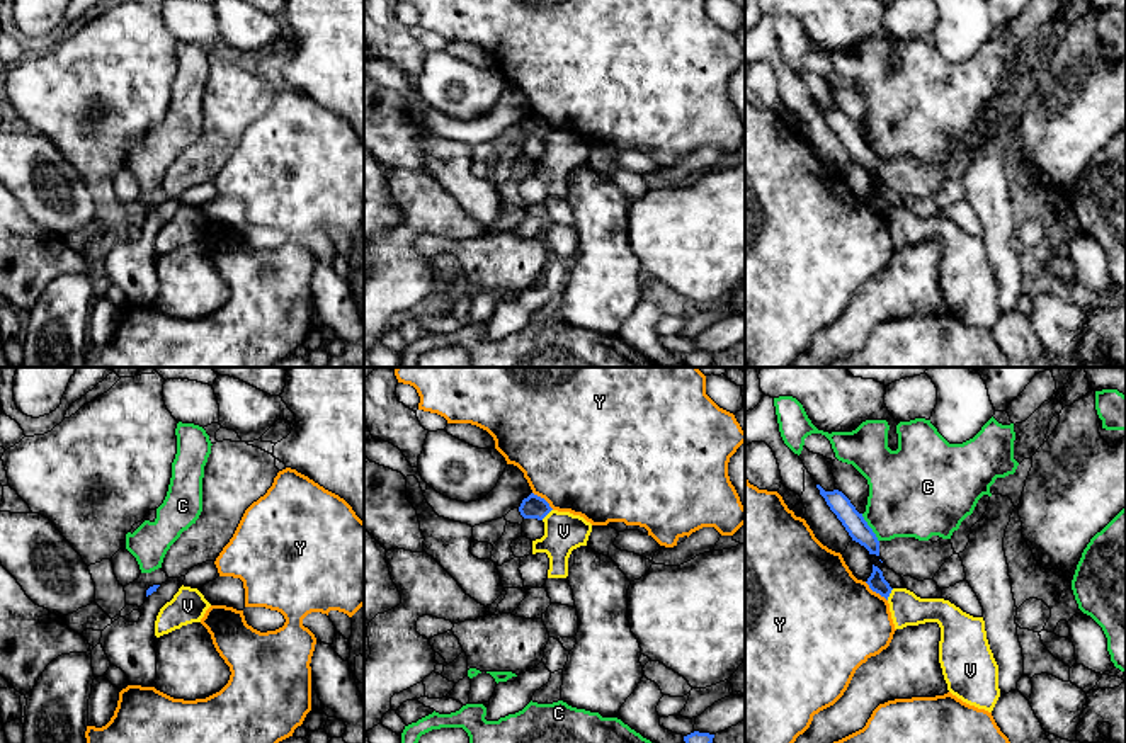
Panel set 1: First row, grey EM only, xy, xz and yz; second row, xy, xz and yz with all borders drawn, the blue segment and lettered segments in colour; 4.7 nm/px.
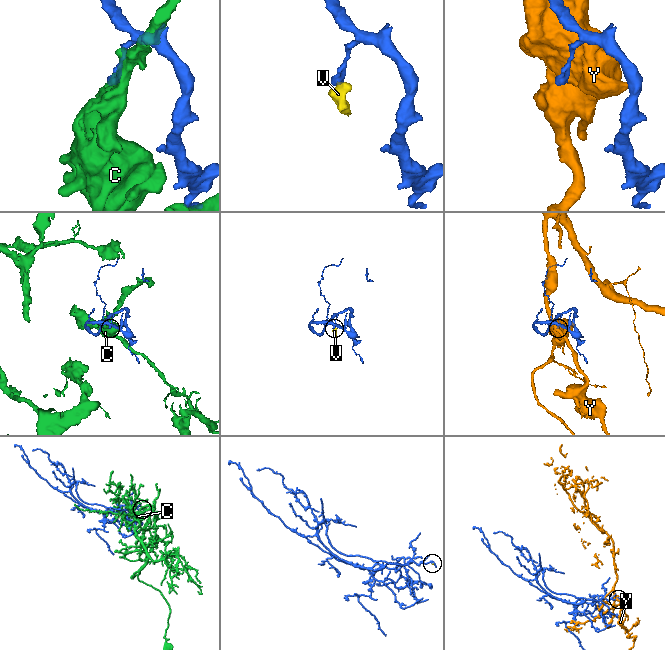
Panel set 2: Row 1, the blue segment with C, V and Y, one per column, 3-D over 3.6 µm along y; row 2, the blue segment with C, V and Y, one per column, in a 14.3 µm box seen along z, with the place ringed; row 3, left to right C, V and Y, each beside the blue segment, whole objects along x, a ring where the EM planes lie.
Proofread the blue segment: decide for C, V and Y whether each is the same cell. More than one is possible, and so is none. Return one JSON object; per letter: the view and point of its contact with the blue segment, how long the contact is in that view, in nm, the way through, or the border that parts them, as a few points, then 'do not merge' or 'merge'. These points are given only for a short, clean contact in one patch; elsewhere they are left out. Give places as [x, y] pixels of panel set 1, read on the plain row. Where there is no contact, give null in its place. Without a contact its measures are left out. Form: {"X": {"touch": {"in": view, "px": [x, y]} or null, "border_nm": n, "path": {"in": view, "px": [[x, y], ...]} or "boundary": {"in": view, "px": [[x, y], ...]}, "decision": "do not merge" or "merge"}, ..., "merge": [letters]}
{"C": {"touch": {"in": "yz", "px": [870, 147]}, "border_nm": 160, "decision": "do not merge"}, "V": {"touch": {"in": "yz", "px": [890, 211]}, "border_nm": 70, "boundary": {"in": "yz", "px": [[893, 208], [887, 218]]}, "decision": "do not merge"}, "Y": {"touch": {"in": "yz", "px": [876, 211]}, "border_nm": 140, "decision": "do not merge"}, "merge": []}

